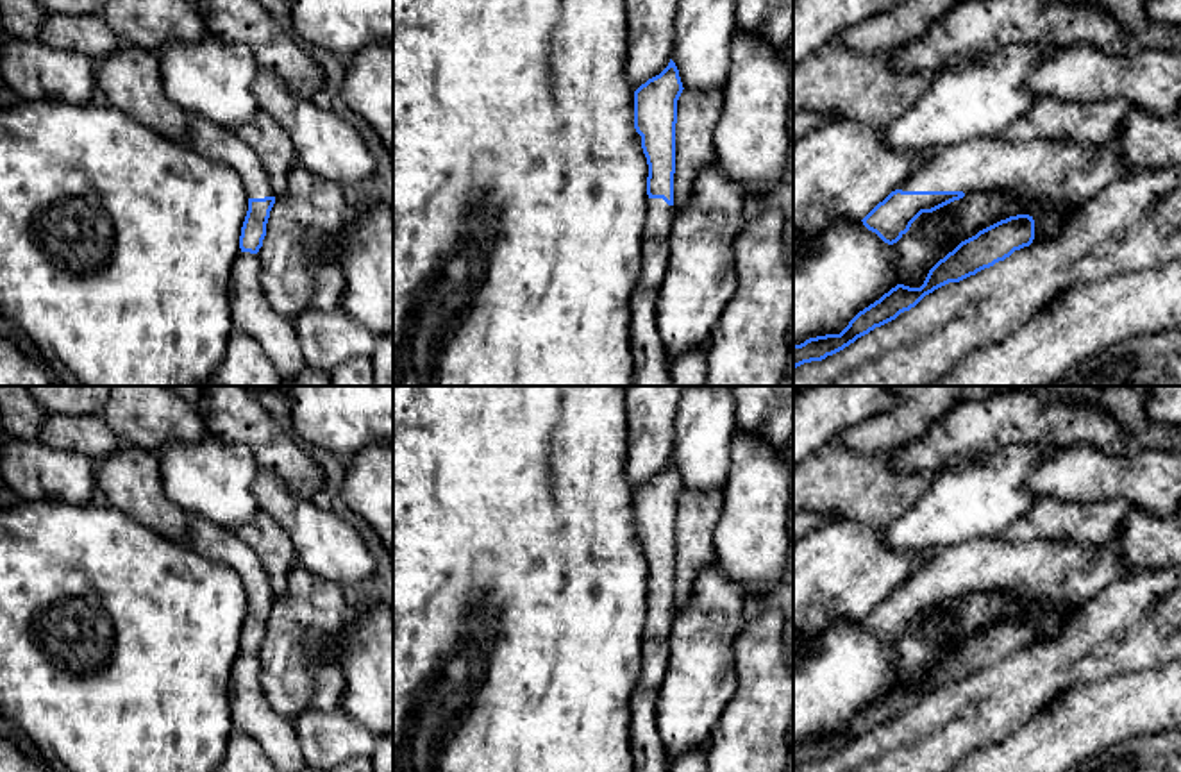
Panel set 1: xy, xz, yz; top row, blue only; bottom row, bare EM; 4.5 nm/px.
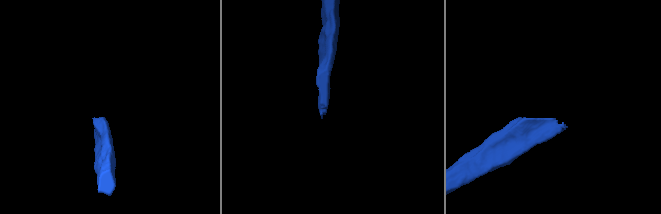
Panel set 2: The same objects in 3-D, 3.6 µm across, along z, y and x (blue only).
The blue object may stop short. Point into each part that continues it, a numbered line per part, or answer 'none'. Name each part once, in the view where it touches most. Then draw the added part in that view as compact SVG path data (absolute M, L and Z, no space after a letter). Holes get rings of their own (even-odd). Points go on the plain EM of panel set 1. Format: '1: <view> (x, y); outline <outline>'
1: yz (1062, 576); outline M983 536L936 552L902 592L1018 592L1027 604L1070 615L1122 579L1117 543L1081 547L1065 540L1004 541Z

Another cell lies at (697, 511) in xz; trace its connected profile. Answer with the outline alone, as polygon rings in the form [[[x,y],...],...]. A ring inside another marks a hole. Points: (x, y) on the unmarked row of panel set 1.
[[[724,488],[711,491],[683,490],[677,500],[674,608],[679,613],[690,600],[699,574],[715,559],[713,534],[724,508]]]

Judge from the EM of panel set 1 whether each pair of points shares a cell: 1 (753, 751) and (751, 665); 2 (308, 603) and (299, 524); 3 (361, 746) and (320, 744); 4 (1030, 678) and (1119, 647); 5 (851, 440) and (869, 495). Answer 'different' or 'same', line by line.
1: same
2: different
3: same
4: same
5: different

